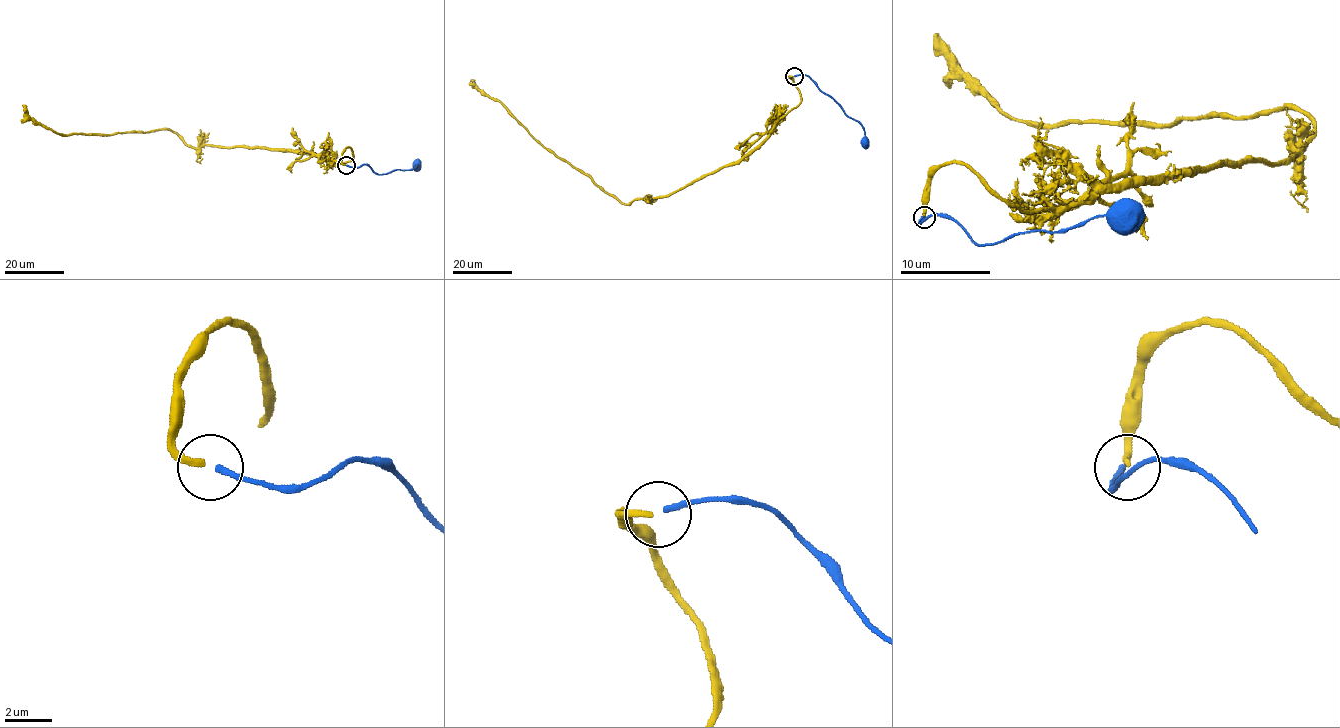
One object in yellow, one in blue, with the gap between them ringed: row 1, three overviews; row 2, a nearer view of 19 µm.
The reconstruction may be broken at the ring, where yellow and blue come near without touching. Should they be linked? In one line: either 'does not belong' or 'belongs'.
does not belong

